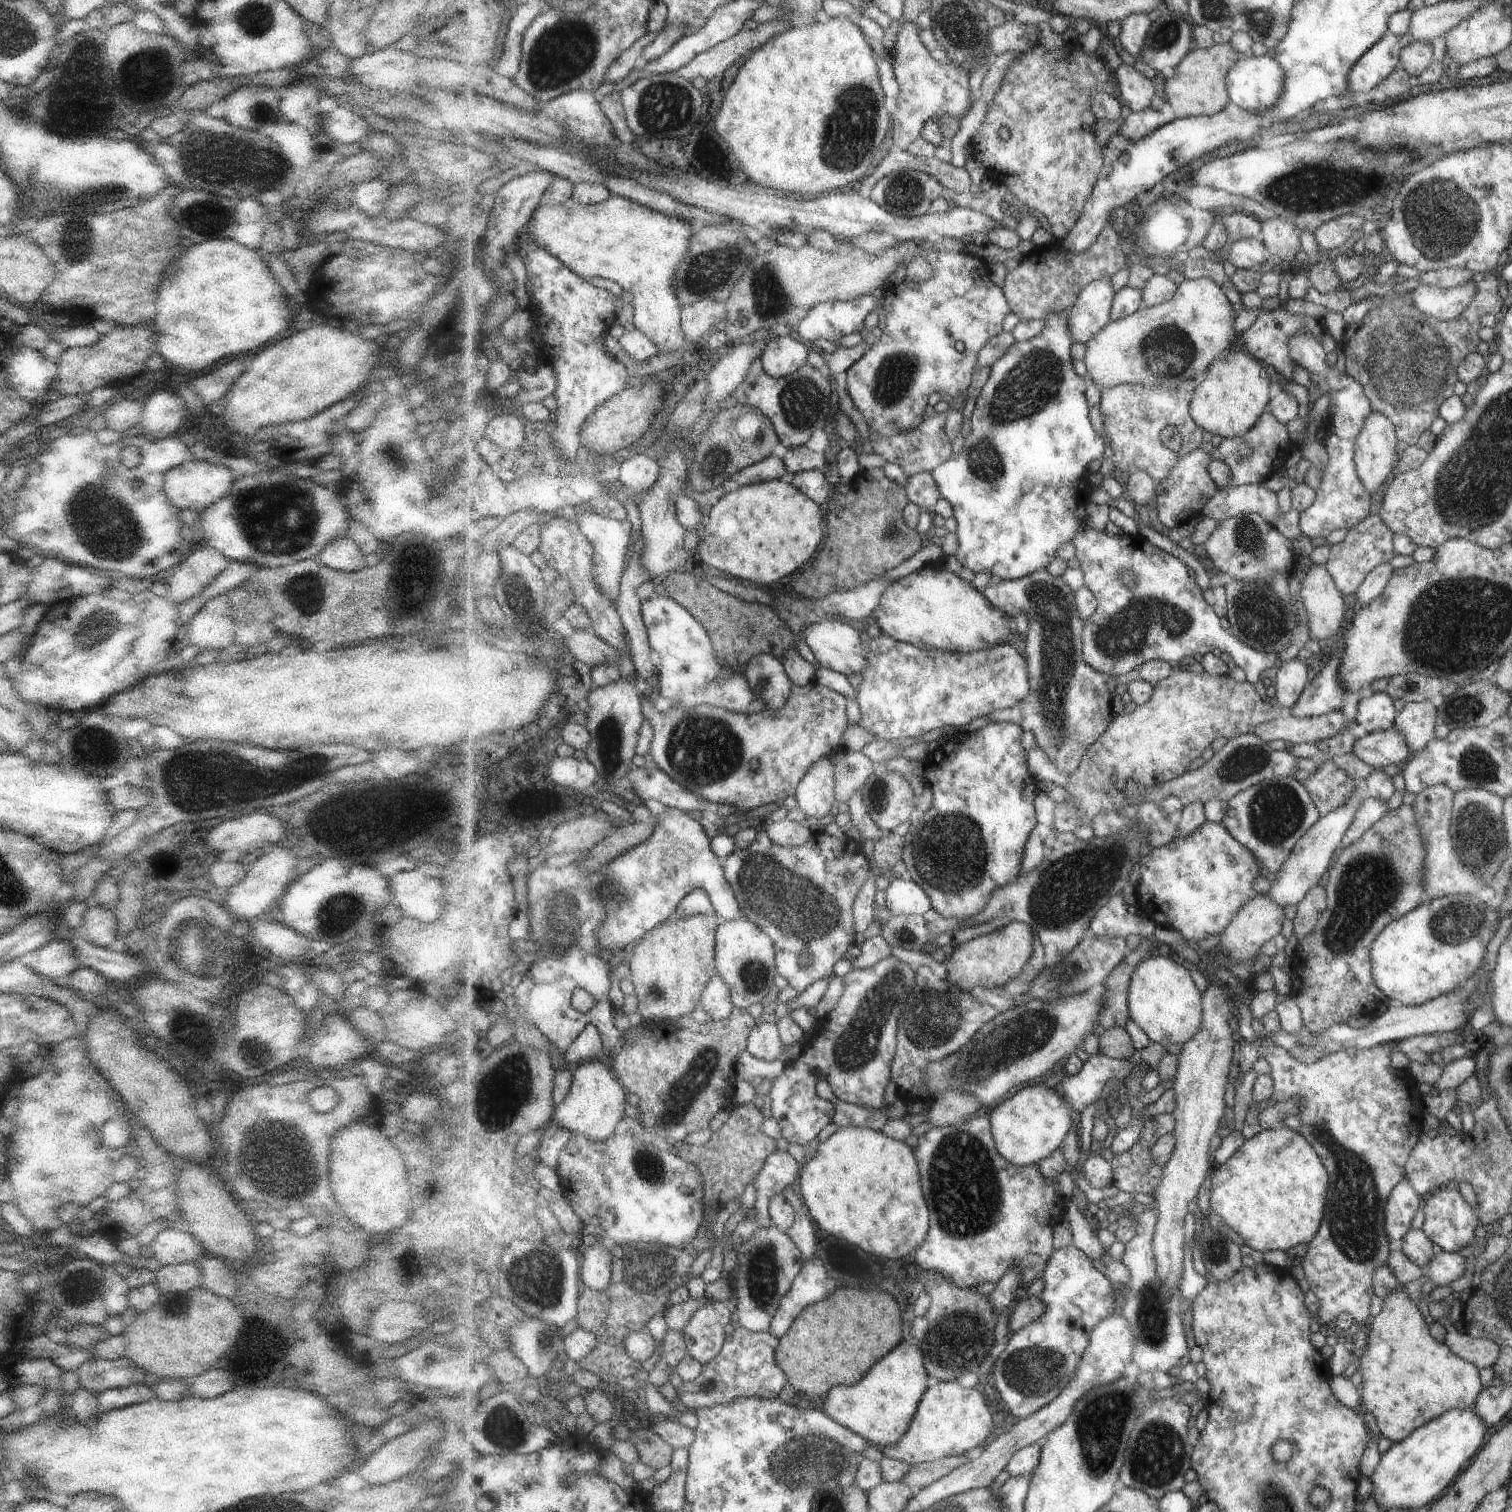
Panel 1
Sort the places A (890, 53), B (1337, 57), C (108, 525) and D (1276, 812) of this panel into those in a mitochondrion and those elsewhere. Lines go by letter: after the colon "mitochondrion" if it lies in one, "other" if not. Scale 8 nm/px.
A: other
B: other
C: mitochondrion
D: mitochondrion

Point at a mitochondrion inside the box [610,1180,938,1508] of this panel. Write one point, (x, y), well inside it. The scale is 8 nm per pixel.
(801, 1459)

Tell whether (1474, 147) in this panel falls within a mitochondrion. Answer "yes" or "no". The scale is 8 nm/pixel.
no

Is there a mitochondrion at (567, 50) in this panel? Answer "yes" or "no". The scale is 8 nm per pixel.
yes

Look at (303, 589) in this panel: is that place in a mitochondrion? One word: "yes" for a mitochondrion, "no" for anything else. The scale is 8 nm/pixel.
yes

